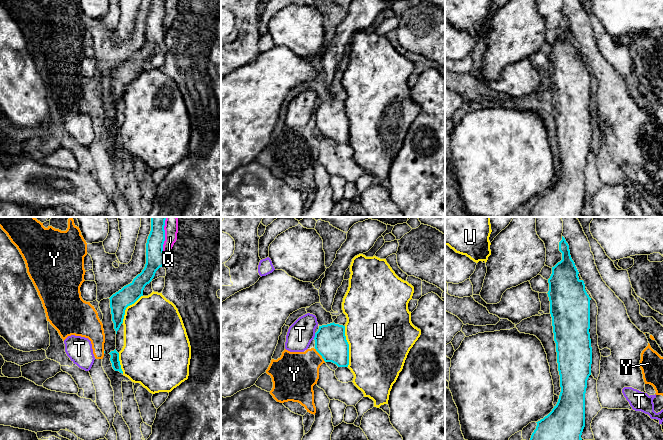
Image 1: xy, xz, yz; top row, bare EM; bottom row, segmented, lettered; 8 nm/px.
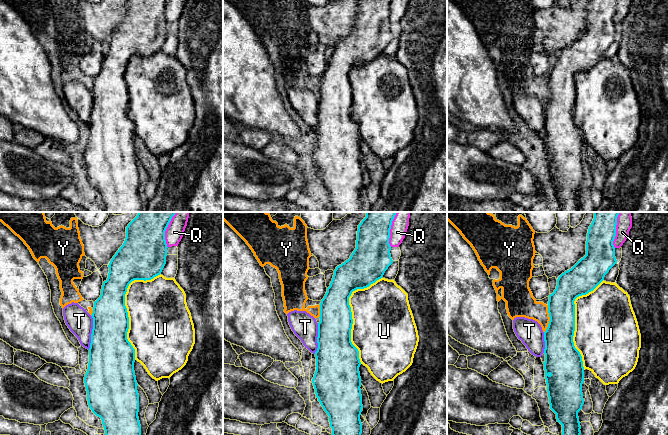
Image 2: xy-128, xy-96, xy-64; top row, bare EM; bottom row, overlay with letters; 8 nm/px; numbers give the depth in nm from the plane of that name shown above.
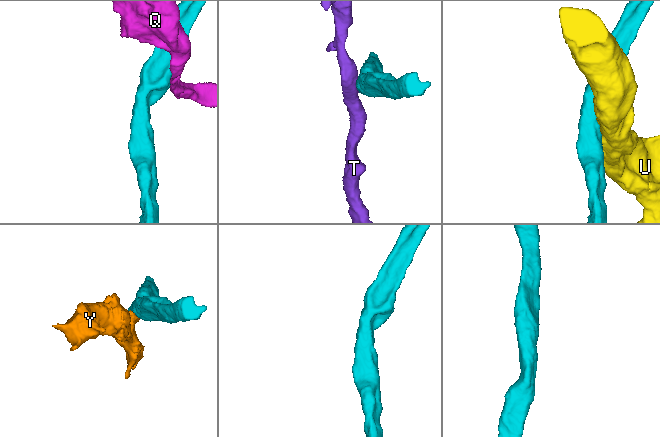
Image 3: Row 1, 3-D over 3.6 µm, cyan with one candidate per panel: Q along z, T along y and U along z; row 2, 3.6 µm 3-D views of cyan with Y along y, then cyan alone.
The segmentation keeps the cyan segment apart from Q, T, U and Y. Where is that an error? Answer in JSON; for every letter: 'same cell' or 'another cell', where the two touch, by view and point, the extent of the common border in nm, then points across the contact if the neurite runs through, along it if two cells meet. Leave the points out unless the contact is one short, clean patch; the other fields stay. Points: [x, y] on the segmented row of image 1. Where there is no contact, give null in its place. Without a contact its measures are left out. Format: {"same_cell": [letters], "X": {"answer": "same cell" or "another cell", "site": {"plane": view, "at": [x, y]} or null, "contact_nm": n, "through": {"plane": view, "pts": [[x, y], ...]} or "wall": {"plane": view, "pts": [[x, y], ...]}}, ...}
{"same_cell": [], "Q": {"answer": "another cell", "site": {"plane": "xy", "at": [164, 235]}, "contact_nm": 280}, "T": {"answer": "another cell", "site": {"plane": "xz", "at": [315, 336]}, "contact_nm": 50, "wall": {"plane": "xz", "pts": [[315, 333], [313, 338]]}}, "U": {"answer": "another cell", "site": {"plane": "xz", "at": [348, 346]}, "contact_nm": 320}, "Y": {"answer": "another cell", "site": {"plane": "xz", "at": [320, 354]}, "contact_nm": 140, "wall": {"plane": "xz", "pts": [[315, 348], [325, 361]]}}}

